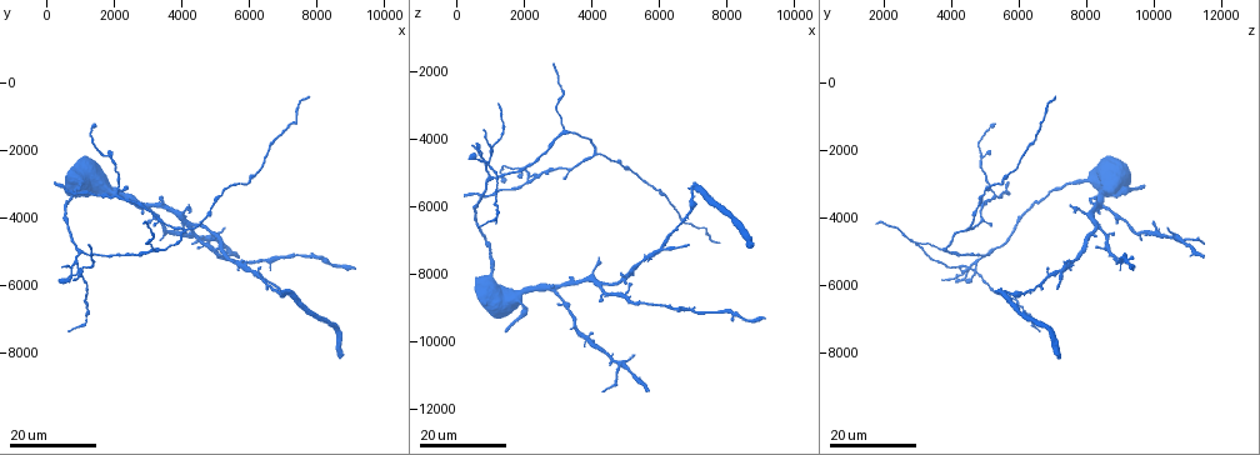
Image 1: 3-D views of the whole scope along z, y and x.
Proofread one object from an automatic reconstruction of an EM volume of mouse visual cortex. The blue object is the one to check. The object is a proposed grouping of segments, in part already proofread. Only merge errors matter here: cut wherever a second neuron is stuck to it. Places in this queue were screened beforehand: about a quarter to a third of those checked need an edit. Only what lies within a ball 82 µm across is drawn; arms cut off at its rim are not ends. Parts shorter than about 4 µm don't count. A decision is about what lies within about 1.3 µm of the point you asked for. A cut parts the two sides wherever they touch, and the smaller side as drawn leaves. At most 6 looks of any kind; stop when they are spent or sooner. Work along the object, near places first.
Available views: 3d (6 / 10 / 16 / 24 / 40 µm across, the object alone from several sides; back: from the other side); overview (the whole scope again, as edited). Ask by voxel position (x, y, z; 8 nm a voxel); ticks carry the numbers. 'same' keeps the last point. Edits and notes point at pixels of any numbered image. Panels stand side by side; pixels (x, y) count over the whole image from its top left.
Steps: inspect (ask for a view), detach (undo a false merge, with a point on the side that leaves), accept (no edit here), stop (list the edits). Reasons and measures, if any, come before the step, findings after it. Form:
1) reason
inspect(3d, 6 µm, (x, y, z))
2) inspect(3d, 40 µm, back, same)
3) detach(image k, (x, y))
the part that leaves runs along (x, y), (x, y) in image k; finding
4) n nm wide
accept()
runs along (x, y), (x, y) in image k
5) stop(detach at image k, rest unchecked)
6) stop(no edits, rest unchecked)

four or more arms meet
inspect(3d, 16 µm, (900, 5600, 4700))

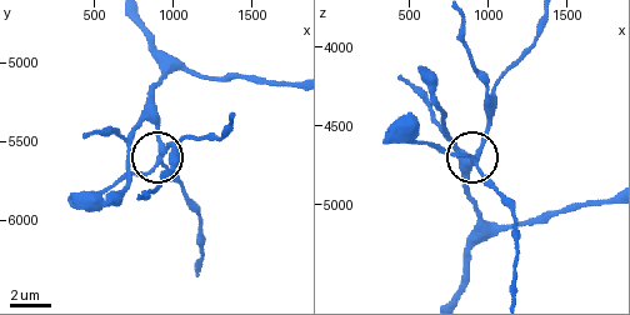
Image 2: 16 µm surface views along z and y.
inspect(3d, 10 µm, (940, 5580, 4700))

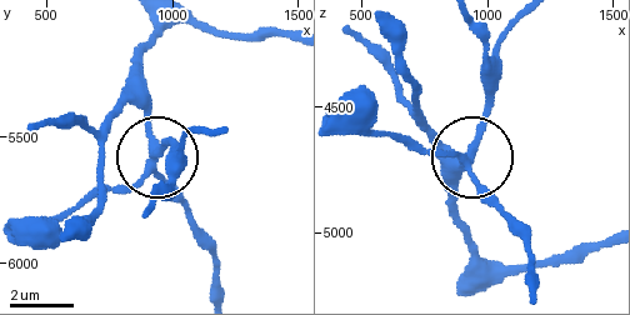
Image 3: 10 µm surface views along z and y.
side arm 18 µm; 4 arms
accept()
one neuron here

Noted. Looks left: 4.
arms part here
inspect(3d, 16 µm, (4200, 4400, 4500))

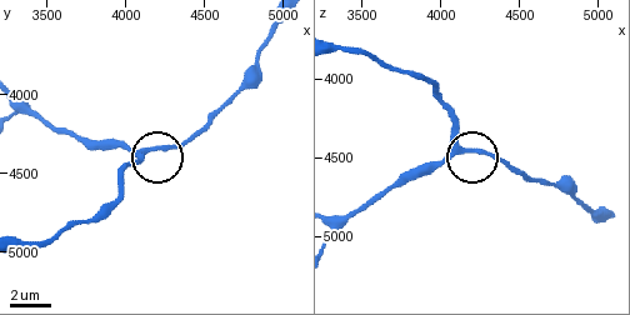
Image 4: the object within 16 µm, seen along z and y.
inspect(3d, 10 µm, (4140, 4360, 4460))

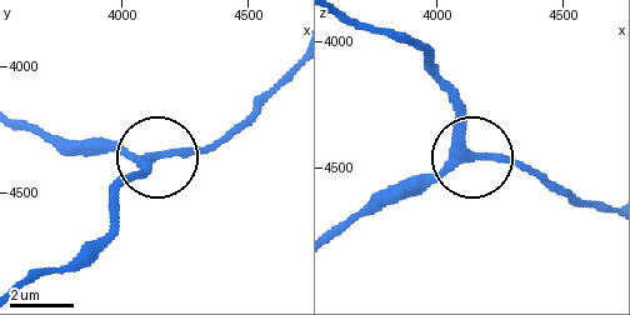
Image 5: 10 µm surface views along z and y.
side arm 45 µm
accept()
runs along (358, 21), (423, 50), (444, 83), (465, 148), (409, 193) in image 5; all the same neuron

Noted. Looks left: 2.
thin arm on a thick one
inspect(3d, 24 µm, (3200, 4900, 3800))

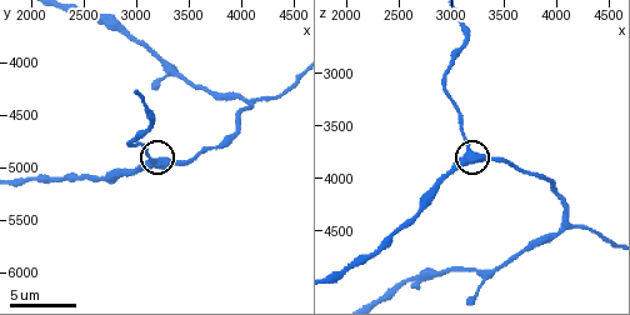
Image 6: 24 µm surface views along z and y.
inspect(3d, 6 µm, (3180, 4940, 3780))

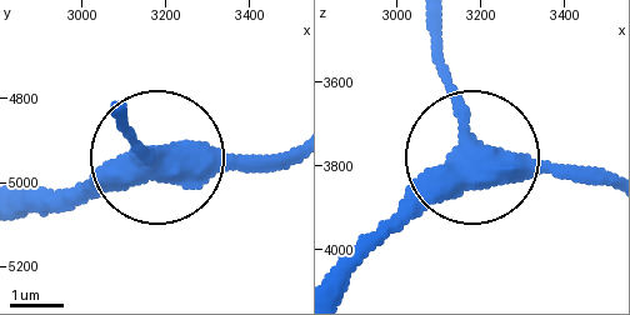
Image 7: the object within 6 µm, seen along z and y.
3 arms
accept()
runs along (336, 293), (466, 158), (470, 118), (434, 55) in image 7; continuous, no second neuron

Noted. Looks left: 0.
stop(no edits, rest unchecked)

